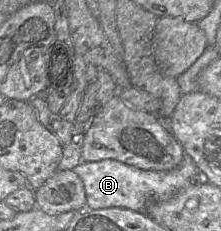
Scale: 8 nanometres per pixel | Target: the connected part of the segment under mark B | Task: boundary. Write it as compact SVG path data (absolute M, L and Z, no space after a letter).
M186 153L182 163L169 171L143 170L114 159L82 161L73 171L83 181L88 209L118 207L143 213L147 213L151 203L166 201L202 178L195 162Z

